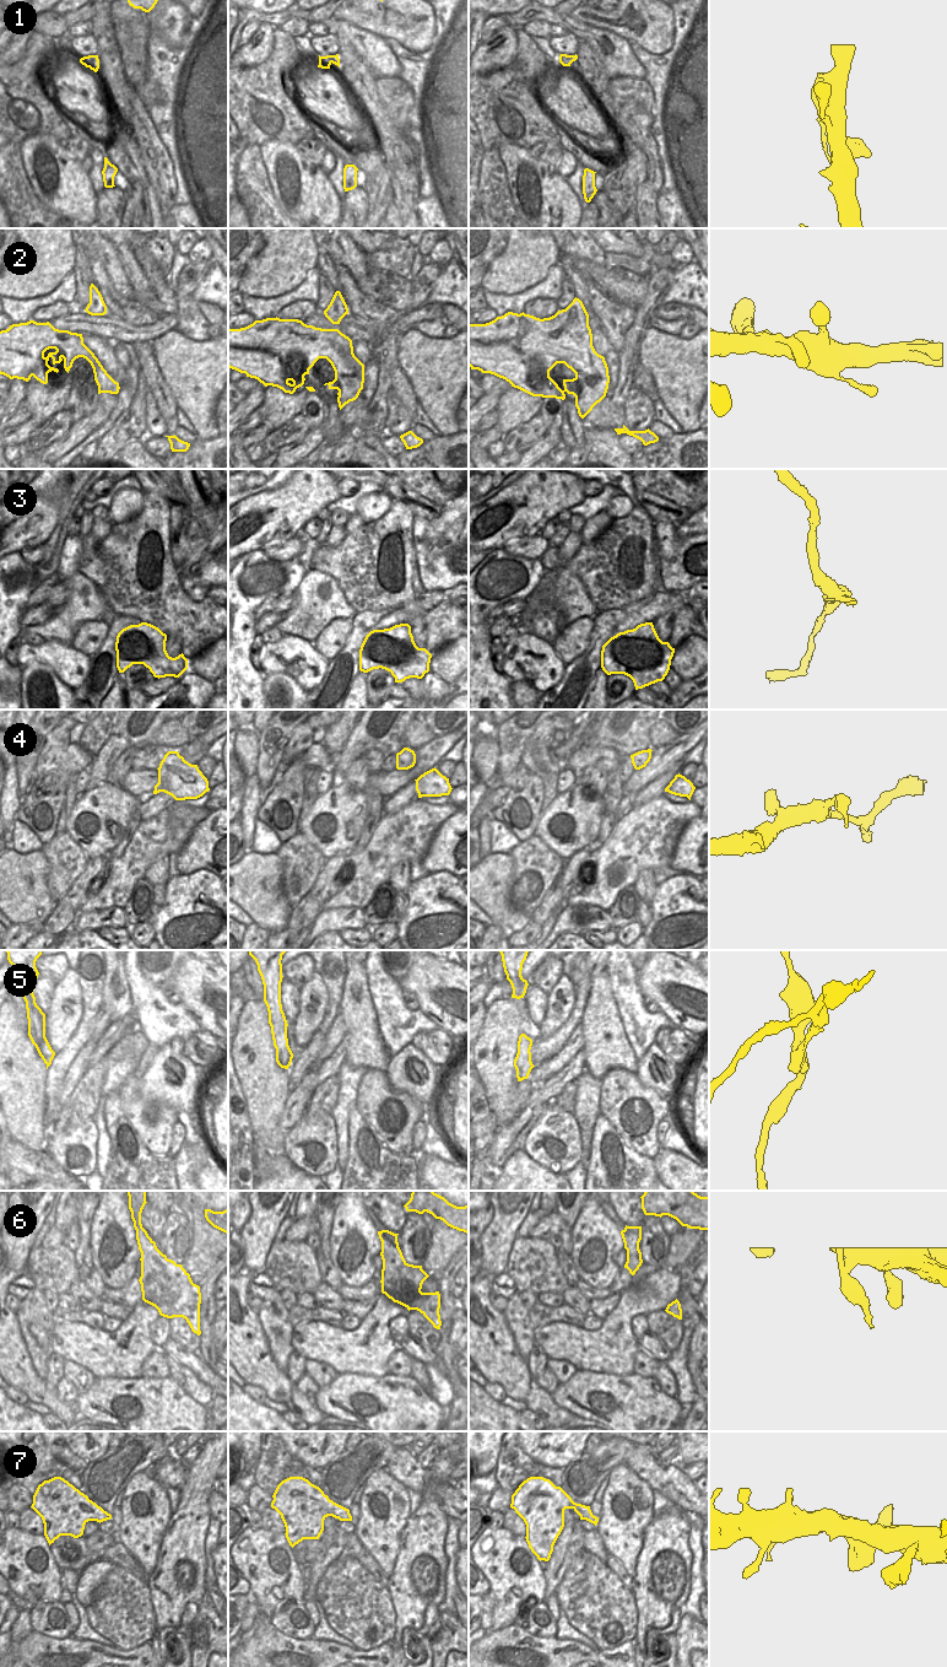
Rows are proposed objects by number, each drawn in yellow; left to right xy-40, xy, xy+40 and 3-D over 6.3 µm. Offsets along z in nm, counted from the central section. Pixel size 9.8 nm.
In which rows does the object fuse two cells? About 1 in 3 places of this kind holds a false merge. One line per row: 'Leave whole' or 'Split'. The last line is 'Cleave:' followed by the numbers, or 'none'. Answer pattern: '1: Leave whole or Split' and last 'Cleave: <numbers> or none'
1: Split
2: Leave whole
3: Leave whole
4: Leave whole
5: Split
6: Split
7: Leave whole
Cleave: 1, 5, 6.

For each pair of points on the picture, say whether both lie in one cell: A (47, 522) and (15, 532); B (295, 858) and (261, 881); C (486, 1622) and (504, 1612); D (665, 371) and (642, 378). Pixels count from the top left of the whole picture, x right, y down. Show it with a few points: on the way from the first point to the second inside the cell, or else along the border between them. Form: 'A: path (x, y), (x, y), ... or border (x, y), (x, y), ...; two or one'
A: path (39, 522), (25, 522), (22, 524); one
B: border (275, 852), (282, 867), (281, 890), (285, 895); two
C: border (490, 1591), (494, 1609), (486, 1630); two
D: border (638, 361), (650, 375), (659, 398); two

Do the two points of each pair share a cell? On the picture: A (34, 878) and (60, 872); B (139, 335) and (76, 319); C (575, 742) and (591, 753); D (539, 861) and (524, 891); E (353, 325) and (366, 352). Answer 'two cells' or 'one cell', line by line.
A: two cells
B: one cell
C: two cells
D: one cell
E: two cells

